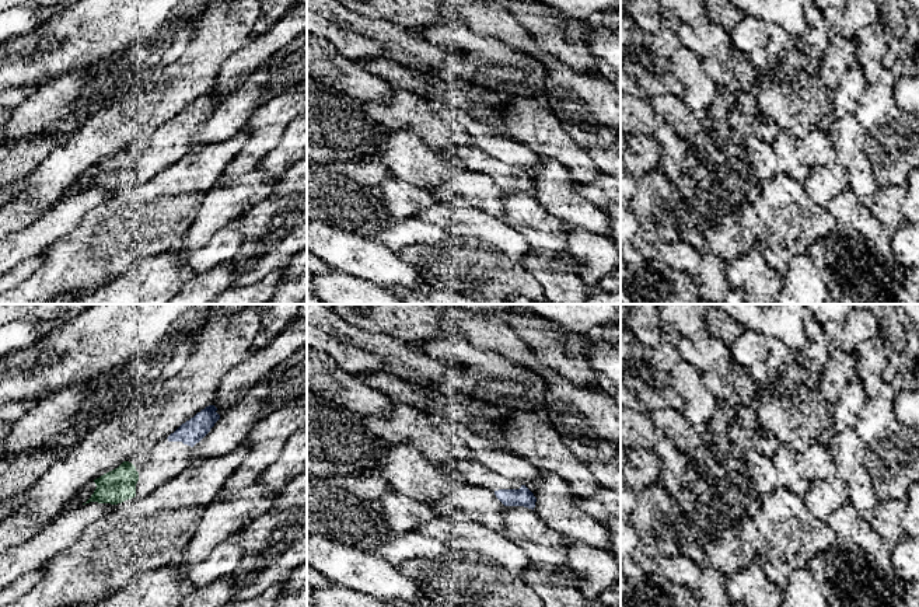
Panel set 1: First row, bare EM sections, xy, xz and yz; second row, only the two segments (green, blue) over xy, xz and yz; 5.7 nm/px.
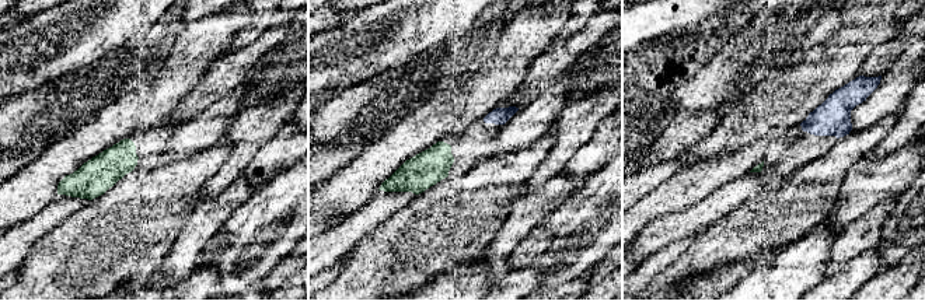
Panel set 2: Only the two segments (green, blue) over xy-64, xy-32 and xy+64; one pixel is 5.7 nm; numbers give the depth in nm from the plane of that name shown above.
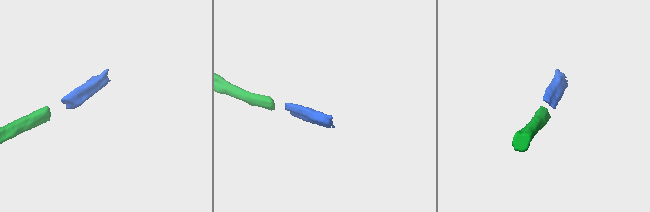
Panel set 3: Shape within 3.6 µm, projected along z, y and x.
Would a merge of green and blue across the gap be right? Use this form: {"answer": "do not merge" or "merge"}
{"answer": "merge"}

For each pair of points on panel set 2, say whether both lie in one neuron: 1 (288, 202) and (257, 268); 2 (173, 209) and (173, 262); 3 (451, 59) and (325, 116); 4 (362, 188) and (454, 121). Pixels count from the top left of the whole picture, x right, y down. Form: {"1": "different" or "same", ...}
{"1": "same", "2": "different", "3": "same", "4": "same"}

